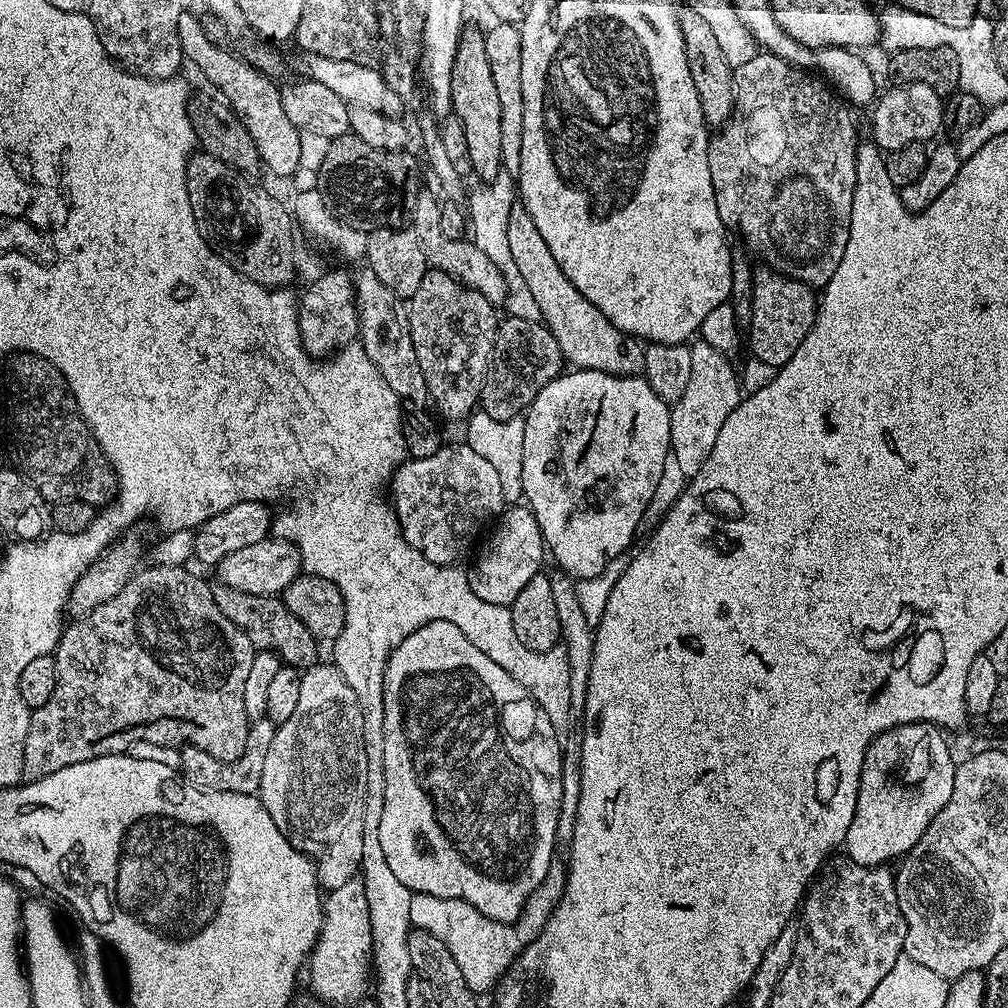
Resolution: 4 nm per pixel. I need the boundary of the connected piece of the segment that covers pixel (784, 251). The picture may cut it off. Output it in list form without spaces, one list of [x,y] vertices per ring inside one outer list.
[[[763,50],[757,51],[756,56],[750,58],[750,62],[735,69],[734,87],[736,89],[736,107],[740,111],[739,116],[741,115],[740,129],[730,133],[729,136],[722,137],[721,140],[713,139],[708,145],[707,152],[707,167],[710,170],[710,182],[714,186],[714,202],[718,214],[725,226],[729,229],[737,228],[740,231],[741,238],[748,243],[747,251],[753,257],[761,256],[764,259],[761,261],[767,267],[784,276],[801,280],[814,290],[822,290],[828,285],[830,278],[834,278],[834,270],[838,270],[838,266],[842,262],[842,254],[846,254],[848,249],[848,239],[850,238],[850,210],[853,202],[856,201],[854,186],[856,185],[856,145],[858,143],[856,124],[852,121],[853,109],[841,103],[834,95],[833,89],[819,75]]]

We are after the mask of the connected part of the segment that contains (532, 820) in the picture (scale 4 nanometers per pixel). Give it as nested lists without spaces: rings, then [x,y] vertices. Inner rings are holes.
[[[430,622],[409,636],[403,637],[392,649],[384,671],[384,805],[380,808],[380,821],[374,827],[375,836],[382,844],[387,865],[398,881],[413,894],[454,898],[474,906],[484,916],[499,924],[511,925],[521,919],[524,903],[539,890],[552,868],[552,855],[556,852],[556,831],[560,828],[560,803],[564,800],[566,778],[562,774],[562,740],[551,718],[536,705],[535,696],[523,688],[511,672],[502,670],[498,662],[490,662],[454,622]]]

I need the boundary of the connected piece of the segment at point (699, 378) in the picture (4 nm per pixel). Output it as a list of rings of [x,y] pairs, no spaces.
[[[698,340],[691,346],[690,379],[682,398],[671,407],[672,452],[688,478],[701,469],[702,463],[714,448],[715,439],[726,418],[733,413],[742,399],[738,378],[731,359],[709,343]]]

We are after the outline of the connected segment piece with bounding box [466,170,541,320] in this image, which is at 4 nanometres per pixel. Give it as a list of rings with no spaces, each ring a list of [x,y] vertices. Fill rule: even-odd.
[[[502,170],[494,179],[476,187],[480,188],[474,189],[472,193],[469,191],[466,196],[466,201],[468,200],[466,215],[470,225],[470,239],[473,244],[478,246],[478,250],[482,250],[482,254],[488,256],[490,264],[498,266],[498,270],[504,276],[504,281],[508,287],[507,315],[526,318],[527,320],[540,320],[538,302],[534,302],[534,294],[530,294],[525,279],[518,272],[518,266],[514,262],[513,255],[510,254],[510,238],[506,238],[506,230],[510,226],[510,210],[517,207],[518,204],[517,181],[507,171]]]

